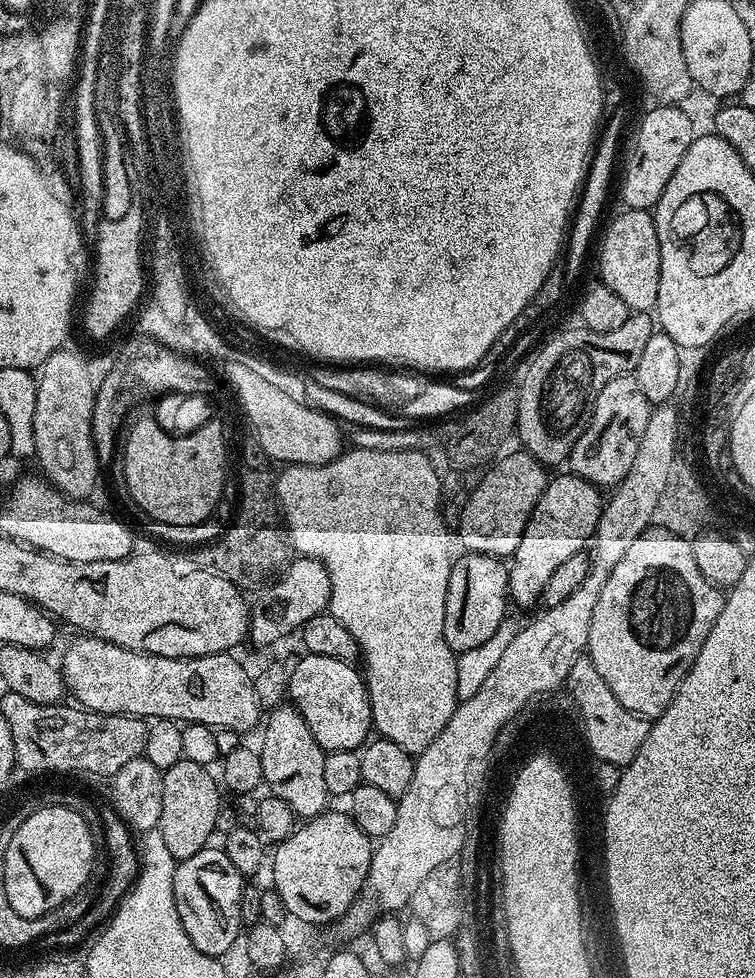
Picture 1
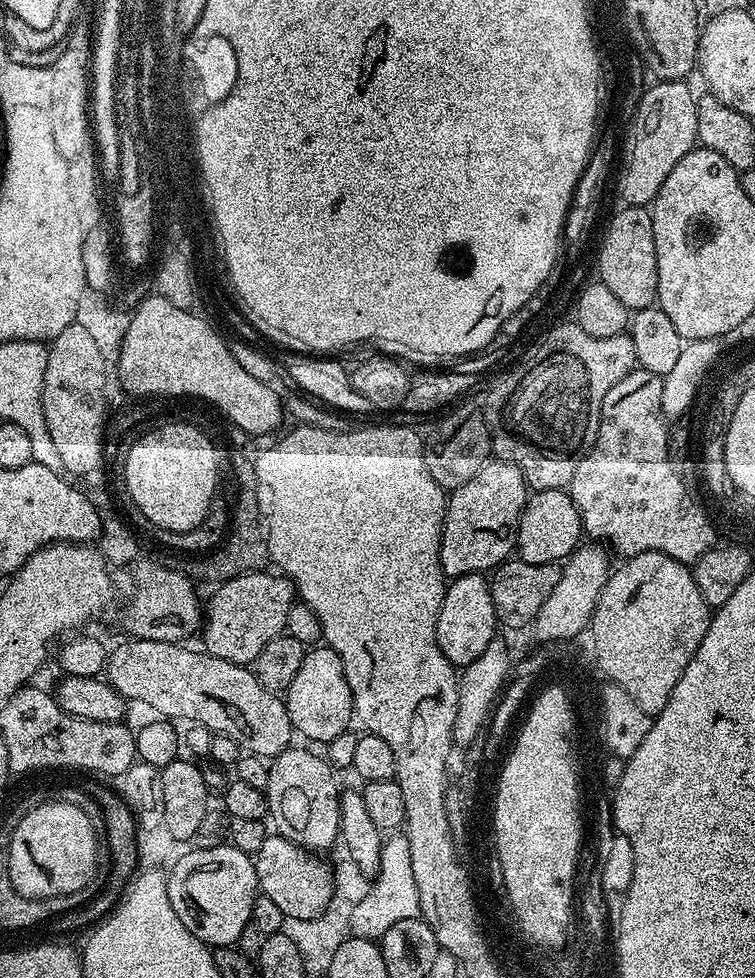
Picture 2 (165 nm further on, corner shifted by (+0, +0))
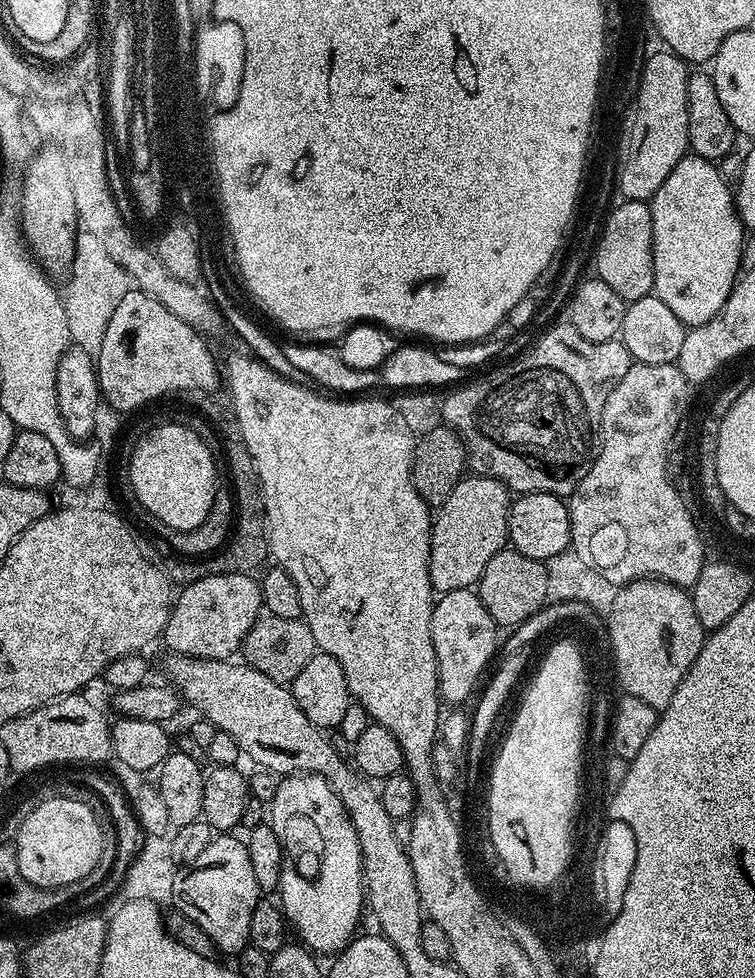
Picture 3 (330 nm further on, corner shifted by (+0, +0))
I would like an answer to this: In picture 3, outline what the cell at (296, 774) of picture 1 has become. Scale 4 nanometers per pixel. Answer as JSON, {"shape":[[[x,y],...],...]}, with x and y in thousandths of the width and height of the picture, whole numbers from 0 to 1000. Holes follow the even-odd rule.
{"shape":[[[387,791],[372,797],[358,819],[358,826],[360,852],[370,859],[374,872],[368,901],[372,921],[368,927],[385,952],[388,949],[397,956],[396,964],[409,973],[425,979],[449,975],[460,965],[466,964],[474,953],[472,948],[477,945],[477,936],[485,933],[482,879],[477,875],[477,862],[466,837],[456,827],[454,820],[445,815],[445,809],[423,791]]]}

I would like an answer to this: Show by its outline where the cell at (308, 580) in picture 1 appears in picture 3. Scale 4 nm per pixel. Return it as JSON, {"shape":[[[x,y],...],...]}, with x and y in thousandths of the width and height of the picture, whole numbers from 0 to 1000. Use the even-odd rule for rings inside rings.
{"shape":[[[327,585],[294,586],[275,589],[256,597],[242,598],[244,605],[232,610],[228,628],[215,647],[215,655],[229,663],[233,671],[248,671],[256,675],[302,675],[319,666],[323,652],[347,629],[343,596]]]}

